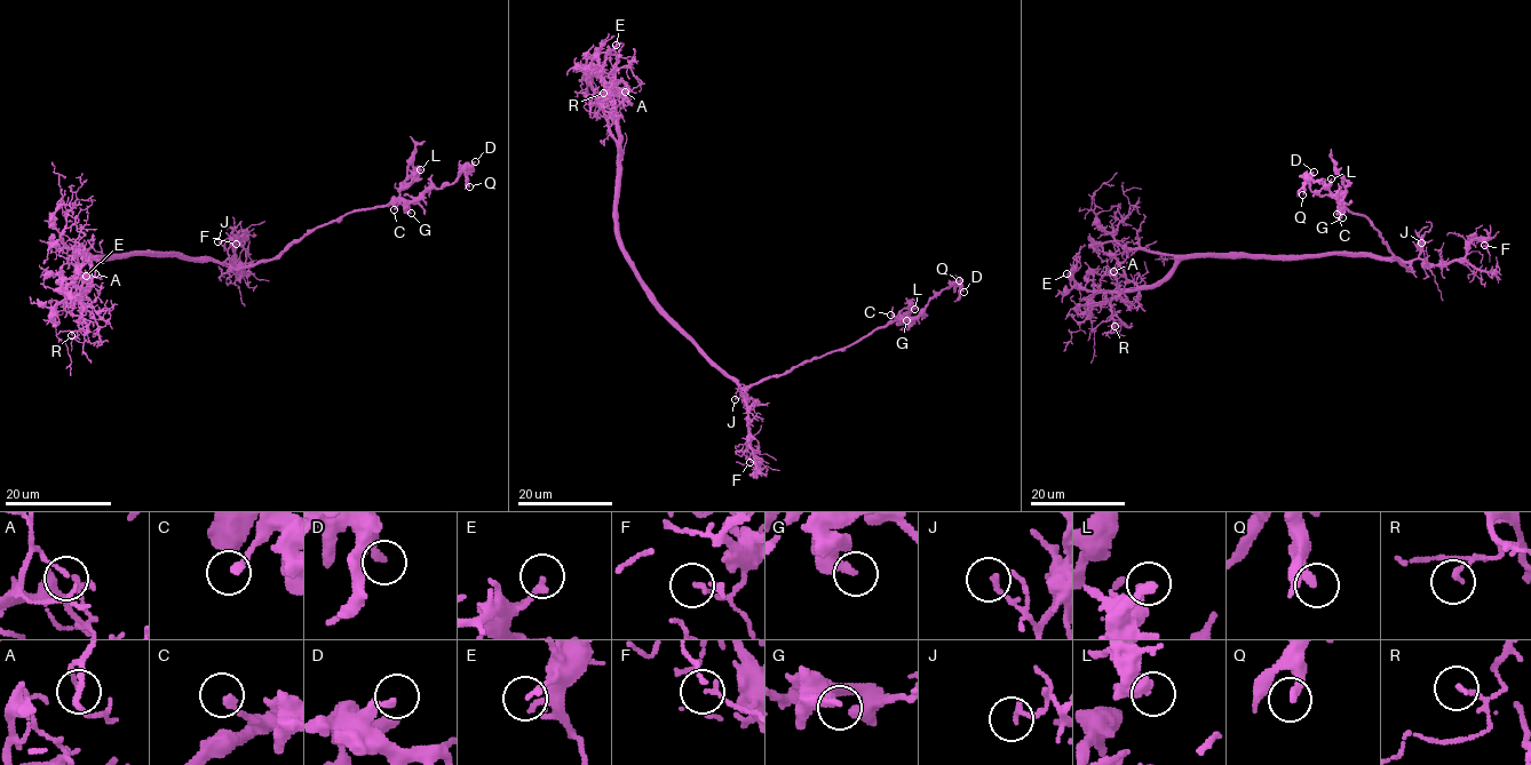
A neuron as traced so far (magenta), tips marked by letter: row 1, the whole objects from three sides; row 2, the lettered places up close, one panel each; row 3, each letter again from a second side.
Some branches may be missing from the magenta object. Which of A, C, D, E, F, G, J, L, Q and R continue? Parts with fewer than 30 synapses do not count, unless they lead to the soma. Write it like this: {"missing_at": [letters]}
{"missing_at": []}

